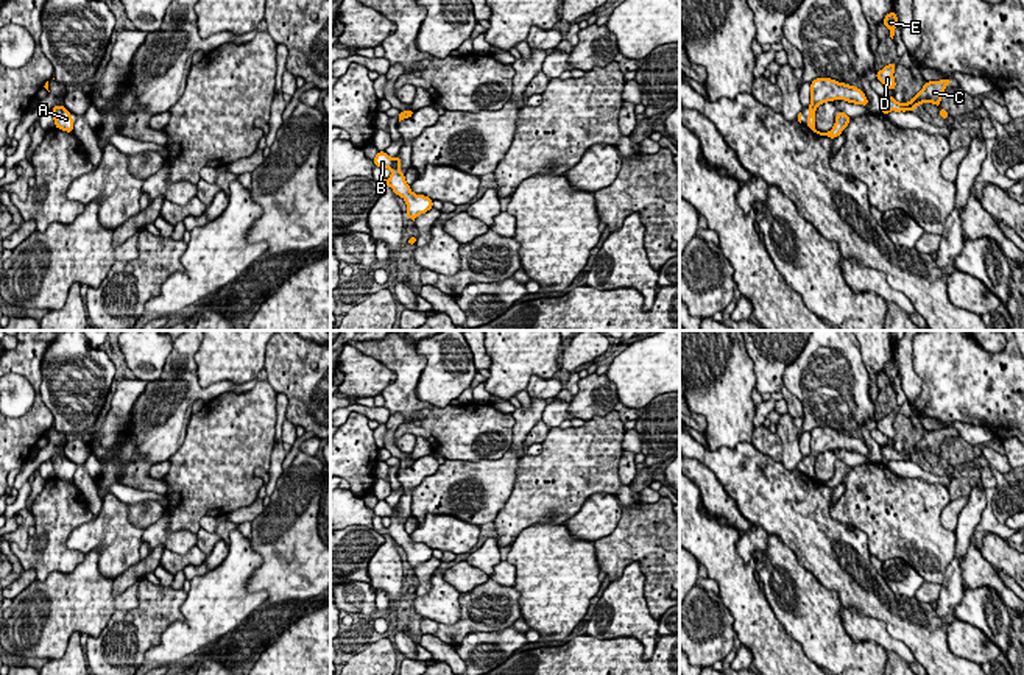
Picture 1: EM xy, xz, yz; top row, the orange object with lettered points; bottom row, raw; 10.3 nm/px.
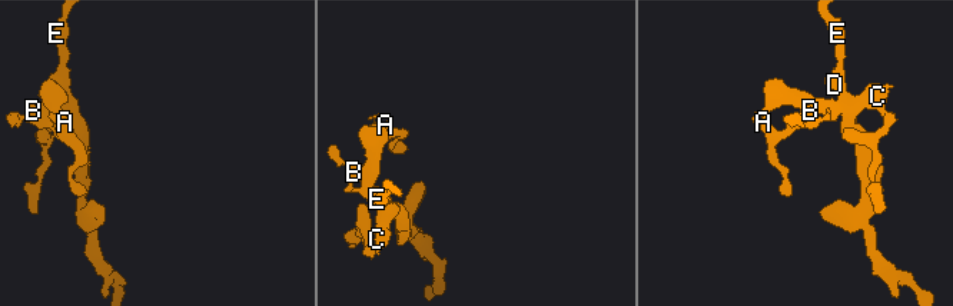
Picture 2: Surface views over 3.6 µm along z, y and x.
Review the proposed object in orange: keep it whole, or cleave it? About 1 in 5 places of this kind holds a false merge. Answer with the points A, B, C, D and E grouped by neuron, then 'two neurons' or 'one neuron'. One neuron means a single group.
A B C D E; one neuron

